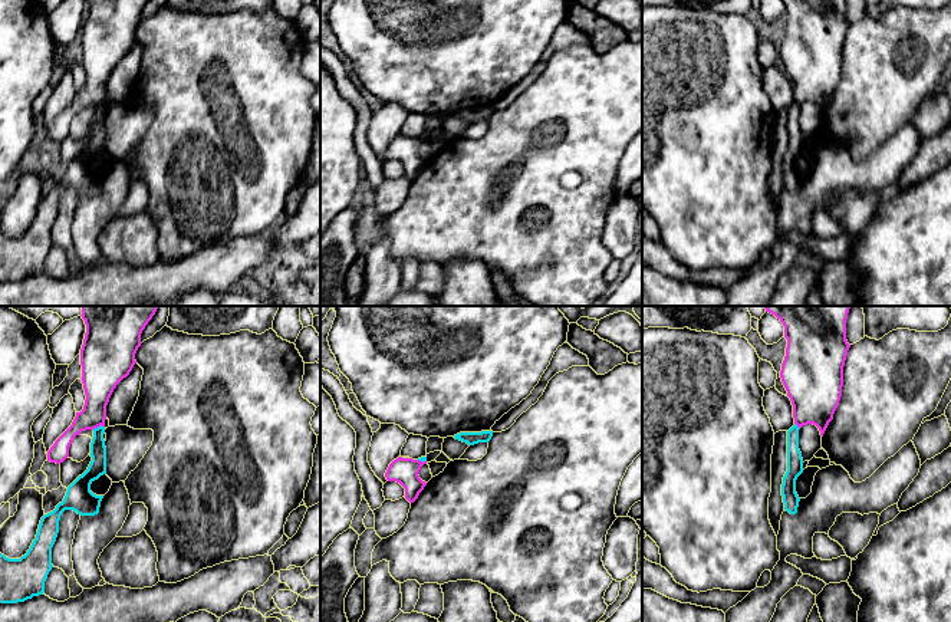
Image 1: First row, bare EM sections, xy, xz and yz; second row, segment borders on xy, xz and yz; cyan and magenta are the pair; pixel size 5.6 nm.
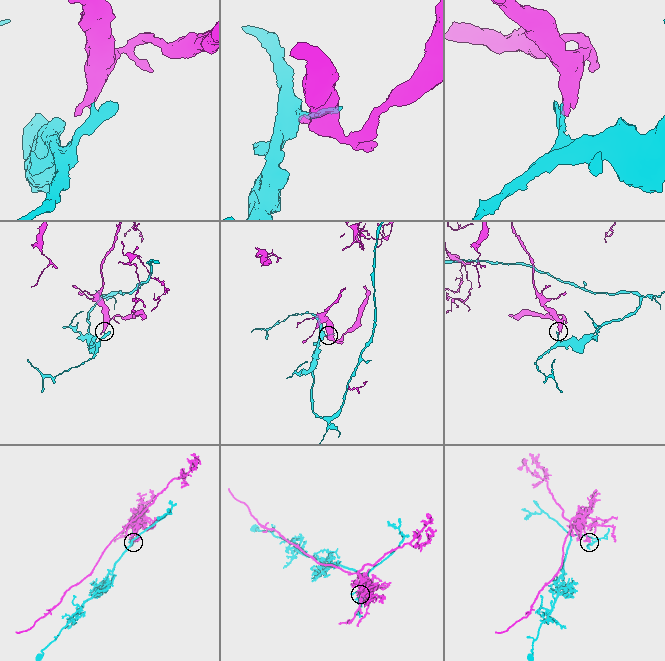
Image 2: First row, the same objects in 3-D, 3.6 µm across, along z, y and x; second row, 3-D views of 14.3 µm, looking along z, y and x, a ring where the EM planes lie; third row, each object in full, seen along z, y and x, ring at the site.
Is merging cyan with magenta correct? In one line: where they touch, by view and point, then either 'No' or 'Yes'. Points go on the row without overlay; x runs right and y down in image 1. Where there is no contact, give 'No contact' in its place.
Touches cyan at xy (98, 105). No

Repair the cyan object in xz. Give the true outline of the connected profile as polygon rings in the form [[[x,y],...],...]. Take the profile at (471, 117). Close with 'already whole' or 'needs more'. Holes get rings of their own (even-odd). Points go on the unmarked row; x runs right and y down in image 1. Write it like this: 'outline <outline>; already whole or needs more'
outline [[[481,109],[481,111],[460,111],[454,113],[455,118],[467,121],[468,124],[474,124],[478,121],[488,121],[493,115],[493,109]]]; already whole

